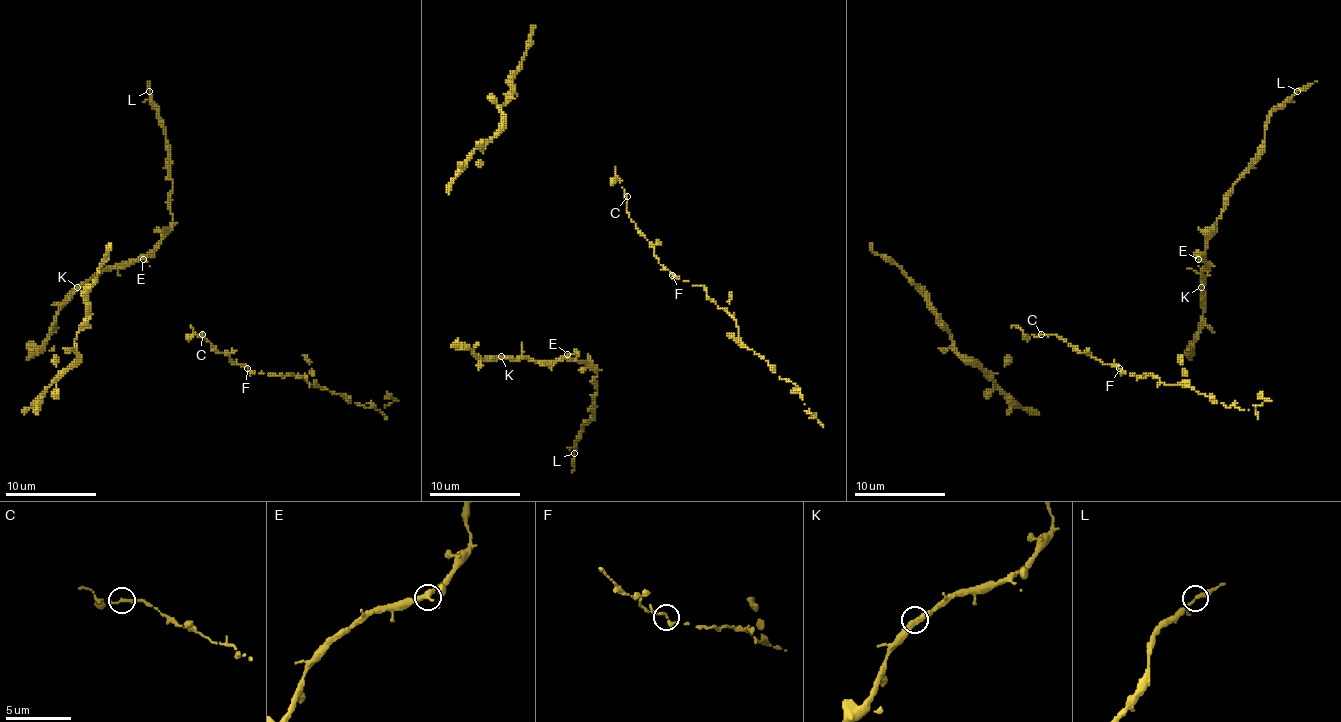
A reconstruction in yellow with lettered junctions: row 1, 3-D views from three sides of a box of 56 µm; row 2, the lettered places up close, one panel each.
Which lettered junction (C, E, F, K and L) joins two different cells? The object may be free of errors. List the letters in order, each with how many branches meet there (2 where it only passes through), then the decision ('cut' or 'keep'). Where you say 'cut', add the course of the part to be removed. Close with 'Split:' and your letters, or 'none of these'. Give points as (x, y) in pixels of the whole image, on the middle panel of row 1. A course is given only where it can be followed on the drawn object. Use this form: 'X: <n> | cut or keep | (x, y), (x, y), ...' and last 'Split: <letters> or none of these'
C: 1 | keep
E: 2 | keep
F: 1 | keep
K: 2 | keep
L: 3 | keep
Split: none of these

